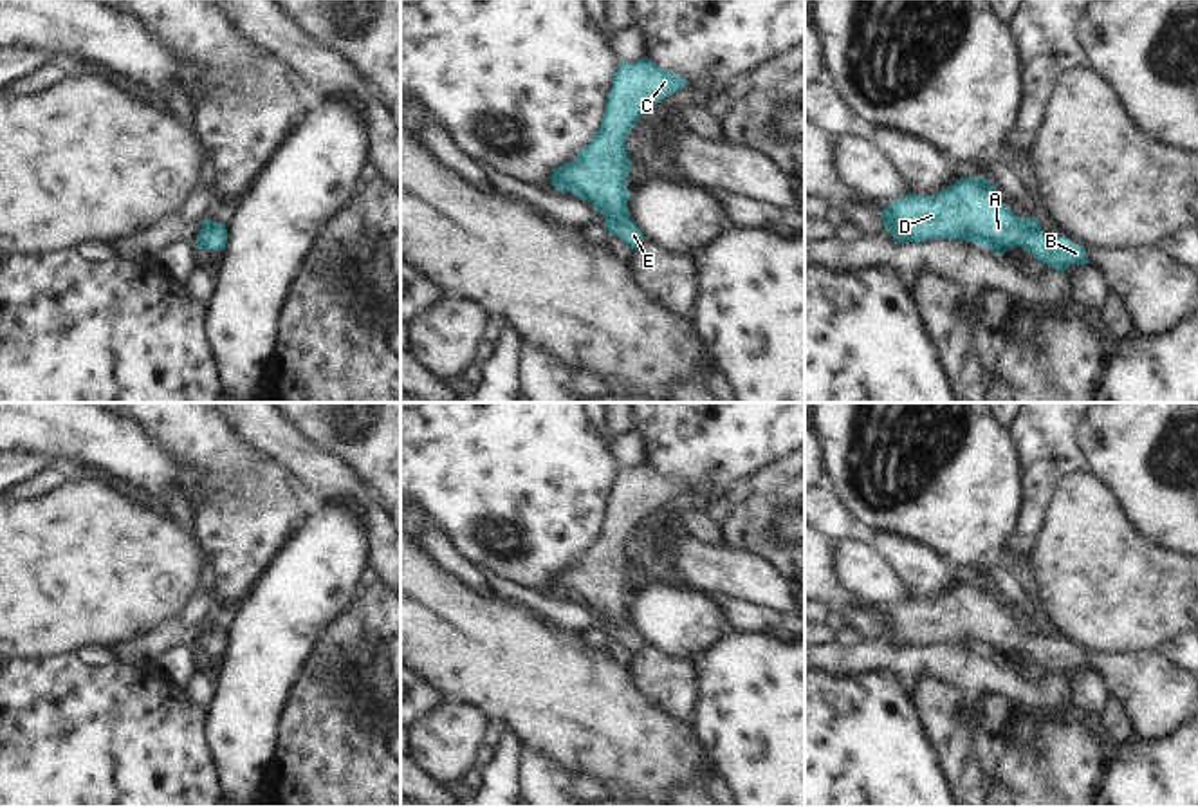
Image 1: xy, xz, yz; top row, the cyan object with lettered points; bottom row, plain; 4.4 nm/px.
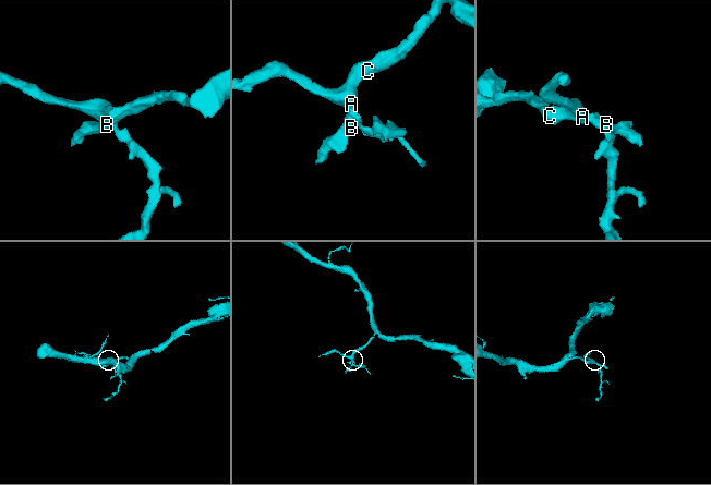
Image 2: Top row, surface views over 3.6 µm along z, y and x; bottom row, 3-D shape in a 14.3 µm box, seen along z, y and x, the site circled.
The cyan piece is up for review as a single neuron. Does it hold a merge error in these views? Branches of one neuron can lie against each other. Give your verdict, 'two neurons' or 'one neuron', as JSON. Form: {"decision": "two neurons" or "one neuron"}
{"decision": "two neurons"}

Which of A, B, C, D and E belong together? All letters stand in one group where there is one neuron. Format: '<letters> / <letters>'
A B C D / E

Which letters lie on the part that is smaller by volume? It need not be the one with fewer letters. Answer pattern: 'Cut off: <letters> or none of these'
Cut off: E

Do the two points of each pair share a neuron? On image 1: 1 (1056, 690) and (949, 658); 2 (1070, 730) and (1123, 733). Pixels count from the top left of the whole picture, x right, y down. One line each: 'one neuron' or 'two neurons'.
1: one neuron
2: two neurons

